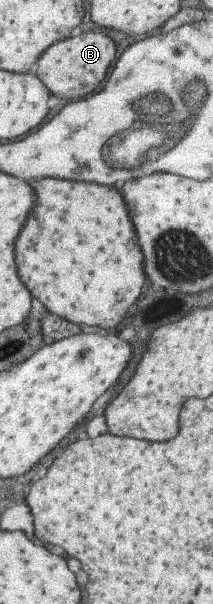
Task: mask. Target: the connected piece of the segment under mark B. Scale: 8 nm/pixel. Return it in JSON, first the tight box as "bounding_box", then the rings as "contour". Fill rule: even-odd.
{"bounding_box":[35,32,117,101],"contour":[[[81,32],[49,46],[35,62],[35,75],[43,82],[49,95],[77,101],[98,91],[99,84],[106,79],[107,70],[117,58],[115,54],[117,52],[109,36],[101,32]]]}

